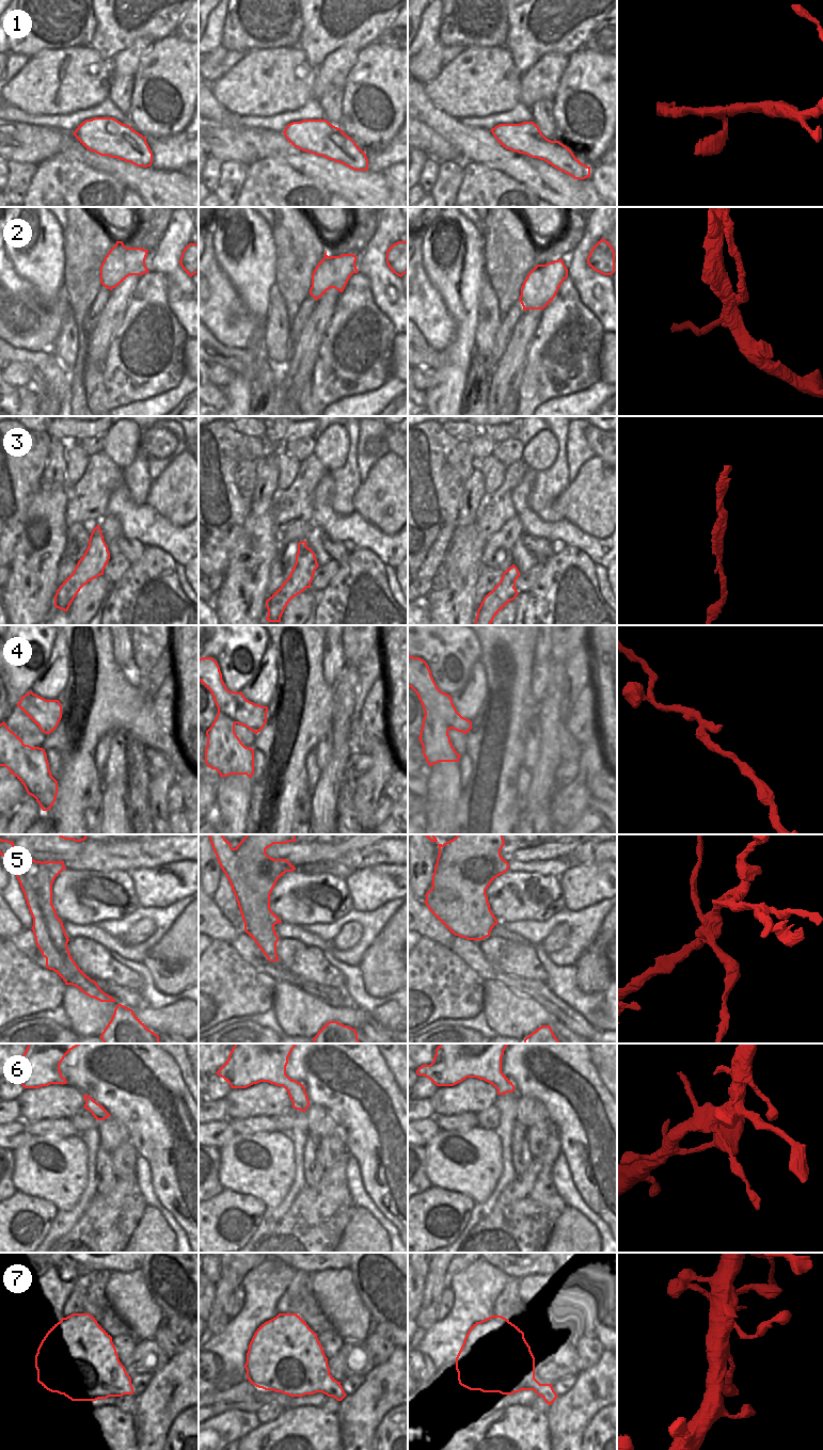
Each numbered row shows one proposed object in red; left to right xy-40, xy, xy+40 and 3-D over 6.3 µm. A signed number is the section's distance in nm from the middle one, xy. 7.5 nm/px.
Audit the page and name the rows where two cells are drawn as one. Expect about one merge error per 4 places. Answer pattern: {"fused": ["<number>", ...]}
{"fused": ["2", "3", "4", "5", "6"]}

